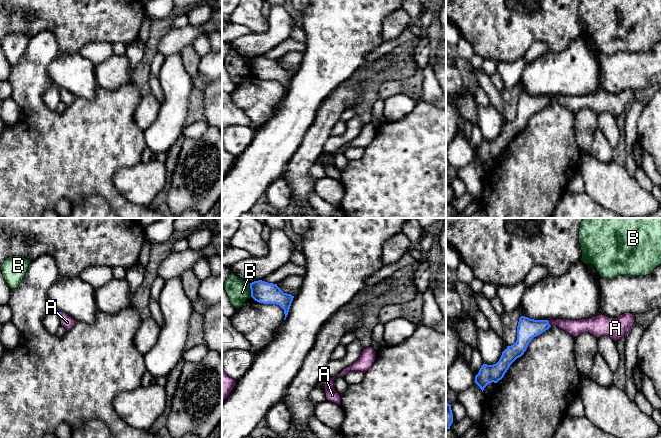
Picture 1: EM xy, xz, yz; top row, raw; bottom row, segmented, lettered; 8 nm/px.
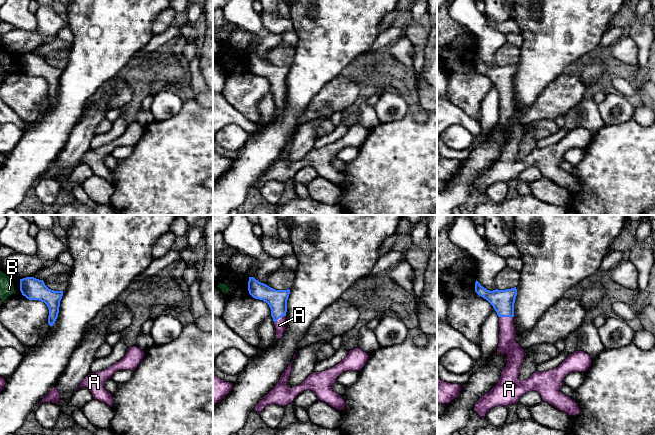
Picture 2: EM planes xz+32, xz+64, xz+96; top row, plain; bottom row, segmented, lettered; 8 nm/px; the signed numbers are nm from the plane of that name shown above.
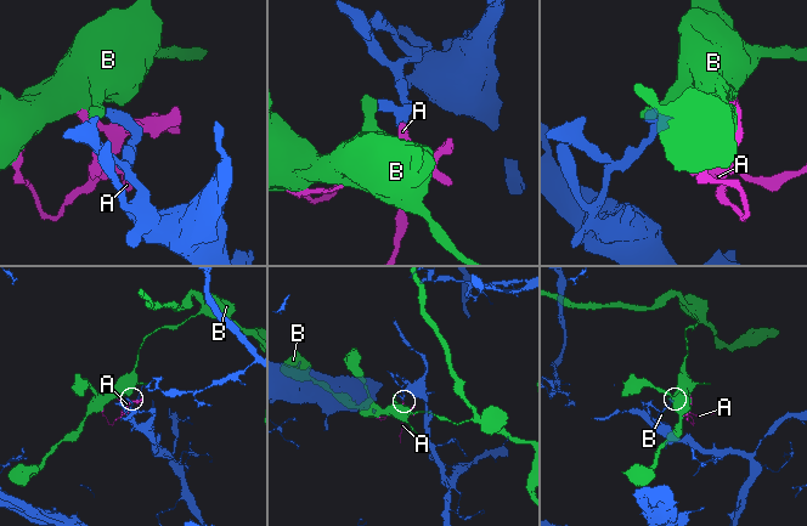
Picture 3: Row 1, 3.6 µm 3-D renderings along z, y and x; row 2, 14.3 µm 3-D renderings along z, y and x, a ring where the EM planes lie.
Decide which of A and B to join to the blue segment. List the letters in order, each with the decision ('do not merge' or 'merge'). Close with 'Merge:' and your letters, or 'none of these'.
A: merge
B: do not merge
Merge: A

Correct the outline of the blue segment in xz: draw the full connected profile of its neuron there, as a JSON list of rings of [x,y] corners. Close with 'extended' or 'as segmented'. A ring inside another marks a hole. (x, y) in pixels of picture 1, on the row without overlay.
[[[262,56],[250,59],[251,73],[263,80],[279,81],[285,90],[286,95],[294,72],[284,69],[277,60],[268,59]]]; as segmented

